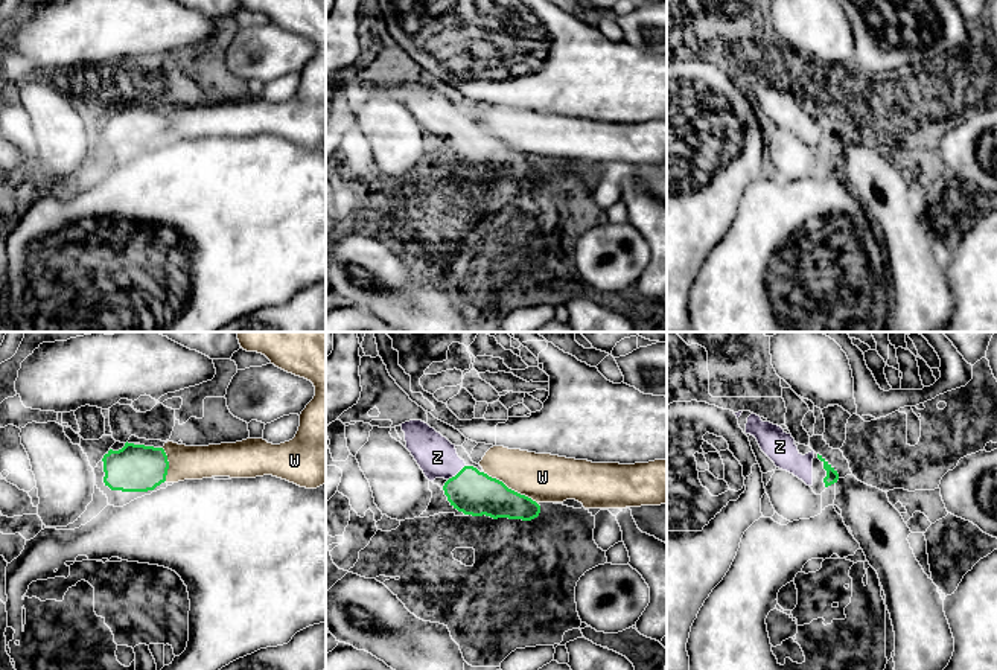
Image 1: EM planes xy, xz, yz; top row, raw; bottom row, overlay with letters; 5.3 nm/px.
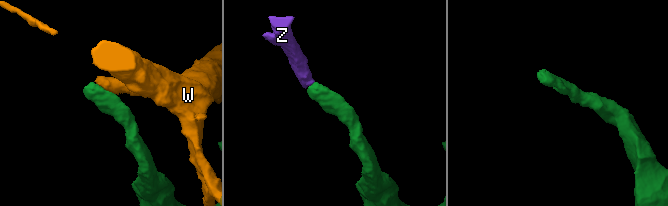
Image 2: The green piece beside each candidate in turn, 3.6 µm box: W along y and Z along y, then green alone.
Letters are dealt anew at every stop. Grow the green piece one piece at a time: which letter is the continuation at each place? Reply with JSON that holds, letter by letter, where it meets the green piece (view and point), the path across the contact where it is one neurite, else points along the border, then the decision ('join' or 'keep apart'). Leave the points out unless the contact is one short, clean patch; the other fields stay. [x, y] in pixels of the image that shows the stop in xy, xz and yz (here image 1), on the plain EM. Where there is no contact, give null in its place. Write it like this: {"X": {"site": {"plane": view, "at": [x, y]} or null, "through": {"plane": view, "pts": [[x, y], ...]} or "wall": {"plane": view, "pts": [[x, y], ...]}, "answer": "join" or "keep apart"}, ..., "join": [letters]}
{"W": {"site": {"plane": "xz", "at": [510, 148]}, "answer": "keep apart"}, "Z": {"site": {"plane": "xz", "at": [457, 133]}, "through": {"plane": "xz", "pts": [[472, 151], [457, 133], [437, 116]]}, "answer": "join"}, "join": ["Z"]}

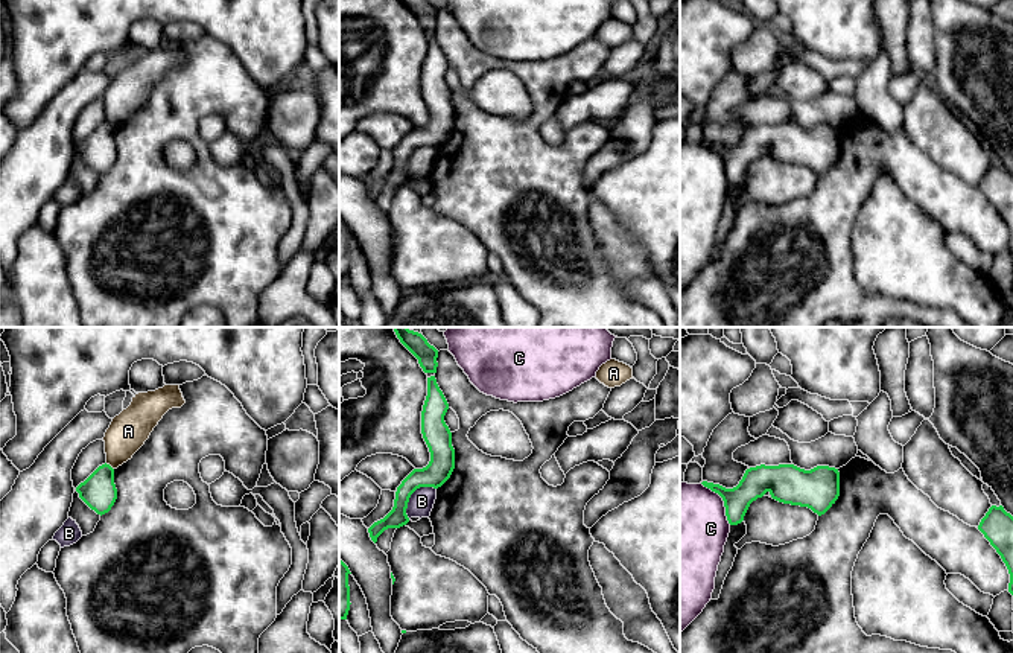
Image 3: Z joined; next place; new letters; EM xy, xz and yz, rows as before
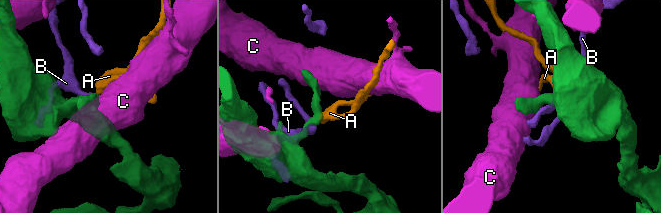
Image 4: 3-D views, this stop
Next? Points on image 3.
{"A": {"site": {"plane": "xy", "at": [110, 125]}, "wall": {"plane": "xy", "pts": [[105, 122], [113, 128]]}, "answer": "keep apart"}, "B": {"site": {"plane": "xz", "at": [411, 152]}, "wall": {"plane": "xz", "pts": [[435, 146], [419, 146], [411, 154], [406, 168], [408, 177]]}, "answer": "keep apart"}, "C": {"site": {"plane": "yz", "at": [723, 159]}, "answer": "keep apart"}, "join": []}

